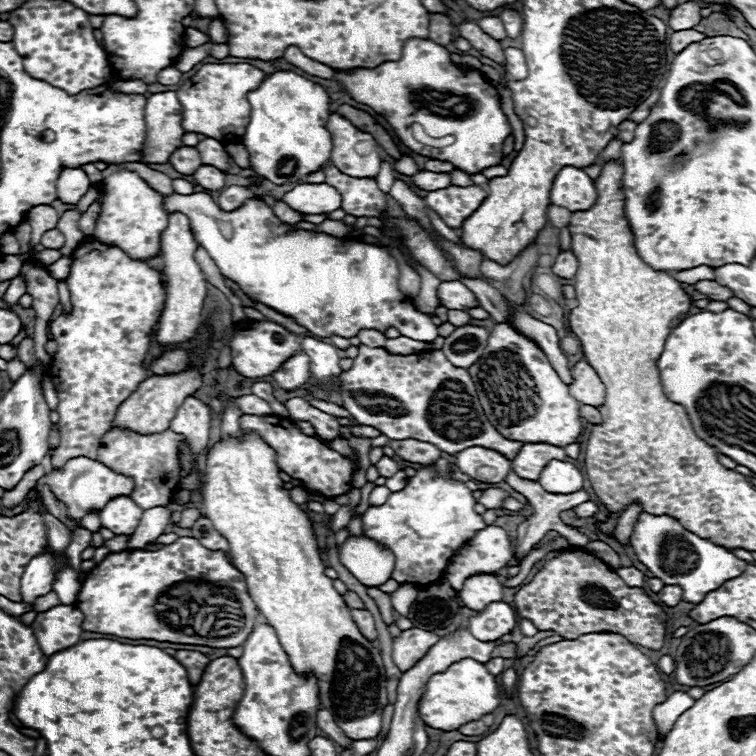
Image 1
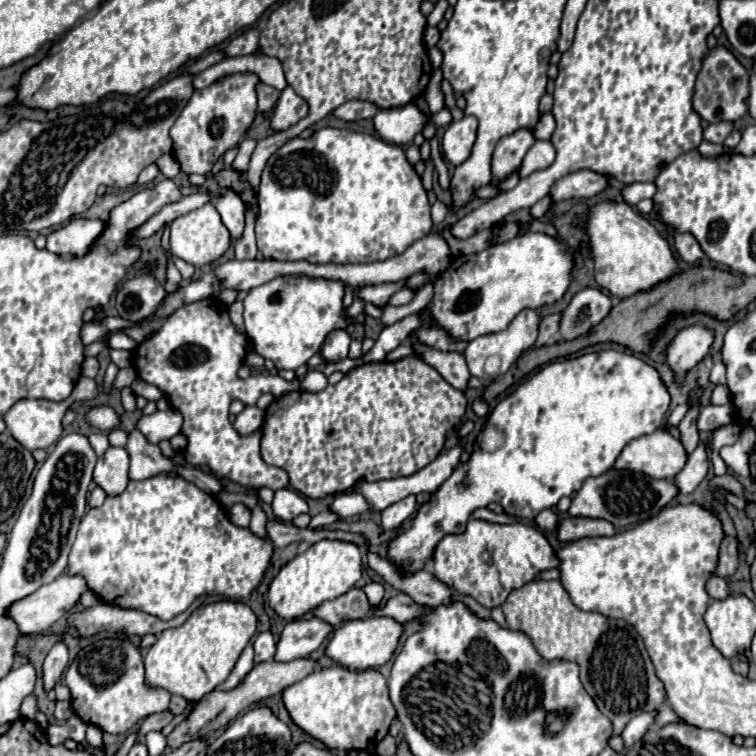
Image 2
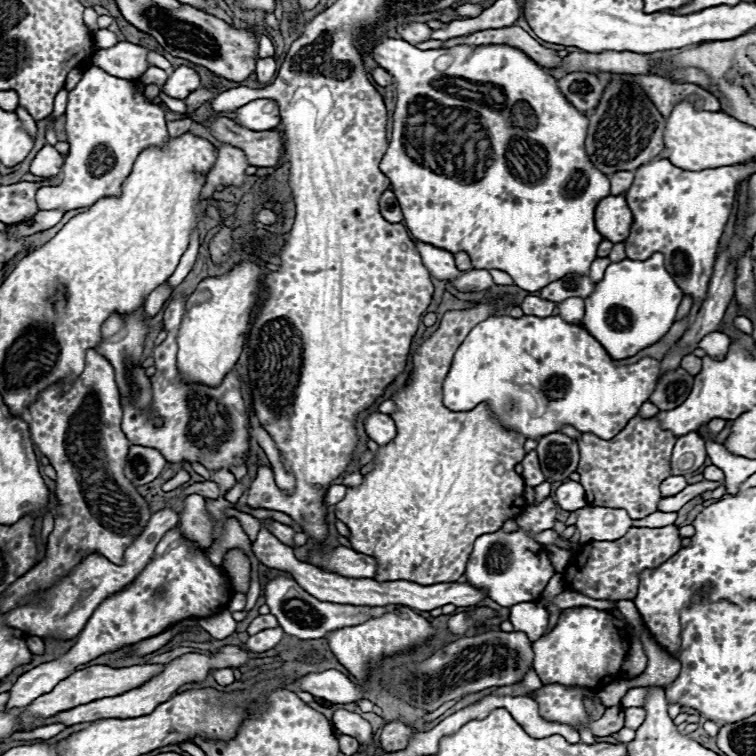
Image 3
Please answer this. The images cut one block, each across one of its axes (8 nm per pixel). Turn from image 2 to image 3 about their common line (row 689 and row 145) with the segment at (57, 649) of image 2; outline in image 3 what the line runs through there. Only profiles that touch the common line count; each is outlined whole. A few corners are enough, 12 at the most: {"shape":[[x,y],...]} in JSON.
{"shape":[[46,144],[30,164],[30,172],[54,178],[62,154]]}

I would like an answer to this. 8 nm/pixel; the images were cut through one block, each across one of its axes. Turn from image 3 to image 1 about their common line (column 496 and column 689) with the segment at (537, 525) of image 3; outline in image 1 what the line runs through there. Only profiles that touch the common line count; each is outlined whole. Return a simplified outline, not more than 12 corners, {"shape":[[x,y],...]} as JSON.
{"shape":[[640,512],[630,546],[690,604],[746,570],[668,514]]}

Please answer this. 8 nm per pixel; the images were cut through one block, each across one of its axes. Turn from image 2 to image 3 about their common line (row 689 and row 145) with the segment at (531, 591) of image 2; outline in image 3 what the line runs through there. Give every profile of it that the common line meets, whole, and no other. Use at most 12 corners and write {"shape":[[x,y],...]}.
{"shape":[[612,80],[586,114],[586,154],[610,176],[662,148],[664,116]]}

